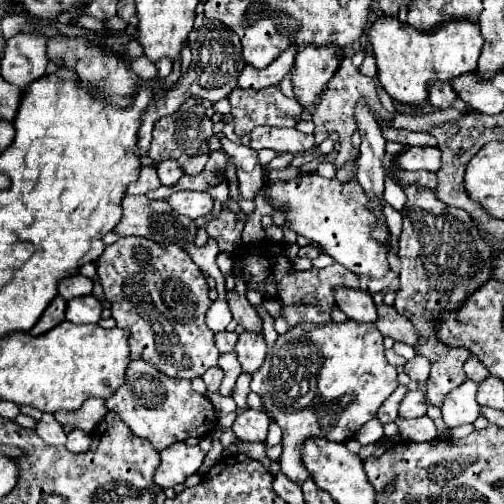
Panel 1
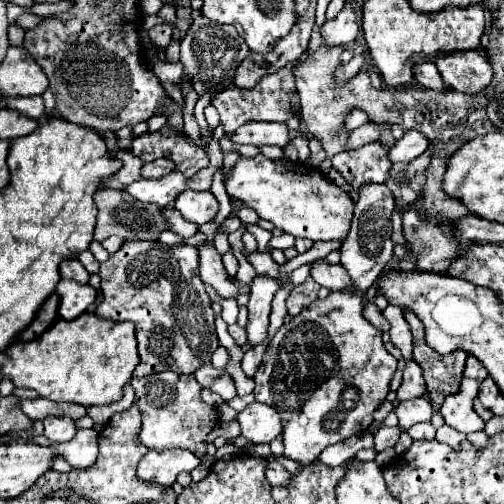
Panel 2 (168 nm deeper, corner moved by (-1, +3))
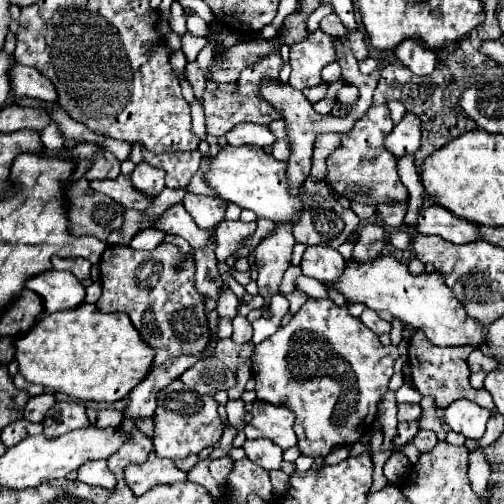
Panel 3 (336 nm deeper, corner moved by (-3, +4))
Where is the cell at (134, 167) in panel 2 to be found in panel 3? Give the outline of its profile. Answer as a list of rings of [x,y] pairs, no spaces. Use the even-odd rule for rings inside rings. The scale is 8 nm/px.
[[[105,151],[105,153],[97,155],[93,167],[85,173],[85,179],[87,181],[95,181],[95,179],[115,179],[115,177],[121,175],[119,165],[121,165],[121,161],[113,153]]]

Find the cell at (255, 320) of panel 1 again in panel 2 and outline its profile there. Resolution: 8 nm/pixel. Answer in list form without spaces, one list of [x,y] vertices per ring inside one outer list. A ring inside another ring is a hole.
[[[203,242],[201,246],[197,246],[197,250],[199,250],[199,276],[201,276],[201,280],[205,284],[211,284],[221,298],[235,298],[239,294],[239,290],[229,280],[229,274],[225,272],[221,256],[215,250],[215,246],[211,246],[209,242]]]

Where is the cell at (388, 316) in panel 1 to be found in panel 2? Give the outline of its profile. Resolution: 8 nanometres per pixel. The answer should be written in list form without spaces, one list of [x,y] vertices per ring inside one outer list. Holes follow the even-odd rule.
[[[373,302],[365,304],[365,308],[363,308],[363,316],[365,316],[375,328],[379,328],[379,330],[383,330],[383,332],[387,332],[387,330],[391,328],[389,322],[385,320],[385,316],[379,312],[379,308],[377,308]]]

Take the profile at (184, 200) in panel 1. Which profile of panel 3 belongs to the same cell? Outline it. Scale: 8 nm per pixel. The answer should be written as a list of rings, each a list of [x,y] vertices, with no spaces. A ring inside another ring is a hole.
[[[187,193],[187,197],[183,199],[183,205],[189,211],[189,215],[195,219],[195,223],[201,229],[209,229],[209,231],[223,221],[223,215],[227,209],[227,201],[219,197],[205,197],[195,193]]]

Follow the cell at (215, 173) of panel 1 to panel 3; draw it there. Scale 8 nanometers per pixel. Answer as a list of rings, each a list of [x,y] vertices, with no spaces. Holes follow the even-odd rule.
[[[121,175],[117,179],[107,179],[107,181],[91,181],[91,187],[95,191],[107,193],[111,199],[119,201],[125,207],[133,207],[139,211],[145,211],[153,203],[153,197],[143,197],[143,193],[139,193],[139,189],[131,185],[129,175]]]

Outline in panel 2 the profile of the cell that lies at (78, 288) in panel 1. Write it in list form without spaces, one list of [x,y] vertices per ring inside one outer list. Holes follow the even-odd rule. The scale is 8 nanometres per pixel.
[[[77,258],[63,260],[59,264],[59,274],[61,274],[61,278],[73,278],[79,284],[87,284],[89,282],[89,272],[83,268],[83,264]]]

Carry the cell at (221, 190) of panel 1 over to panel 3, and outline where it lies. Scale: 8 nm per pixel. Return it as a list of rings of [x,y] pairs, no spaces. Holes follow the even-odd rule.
[[[185,33],[185,37],[181,39],[183,41],[183,53],[185,53],[185,57],[187,57],[187,61],[195,61],[197,59],[197,55],[199,55],[199,51],[205,47],[205,39],[203,37],[193,37],[193,35],[189,35],[189,33]]]

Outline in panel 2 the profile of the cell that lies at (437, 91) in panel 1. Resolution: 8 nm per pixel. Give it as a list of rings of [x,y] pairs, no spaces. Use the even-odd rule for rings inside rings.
[[[423,62],[413,66],[413,76],[415,80],[423,86],[423,88],[431,88],[431,90],[445,90],[445,84],[441,80],[441,74],[437,70],[437,66],[433,62]]]

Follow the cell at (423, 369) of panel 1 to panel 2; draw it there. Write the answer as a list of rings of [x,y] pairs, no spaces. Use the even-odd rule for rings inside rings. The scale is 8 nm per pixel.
[[[409,360],[405,364],[405,370],[403,370],[403,382],[397,390],[397,398],[409,400],[409,398],[425,396],[425,394],[427,394],[427,388],[425,388],[425,380],[421,376],[421,368],[417,366],[417,362]]]

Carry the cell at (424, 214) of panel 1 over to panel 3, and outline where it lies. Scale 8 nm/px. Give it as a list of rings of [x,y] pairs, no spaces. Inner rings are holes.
[[[415,331],[409,341],[409,363],[411,363],[411,379],[415,389],[421,395],[433,395],[437,407],[445,409],[451,405],[451,401],[457,399],[469,399],[473,403],[491,411],[495,411],[495,405],[491,401],[491,395],[485,393],[485,389],[473,389],[469,383],[469,367],[467,367],[467,355],[471,353],[471,347],[435,347],[425,333]]]

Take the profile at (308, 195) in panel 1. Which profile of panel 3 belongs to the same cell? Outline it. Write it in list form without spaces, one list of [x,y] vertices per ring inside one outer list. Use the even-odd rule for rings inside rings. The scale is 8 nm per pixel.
[[[225,145],[217,157],[211,159],[211,169],[207,173],[207,183],[217,191],[217,195],[229,203],[235,203],[239,205],[241,209],[249,209],[253,211],[259,219],[271,219],[275,223],[283,223],[283,221],[299,221],[299,213],[303,211],[303,195],[305,195],[305,189],[301,185],[299,193],[297,195],[291,195],[289,191],[289,185],[287,185],[287,163],[285,161],[277,161],[273,155],[267,155],[263,149],[259,147],[251,147],[251,145],[245,145],[245,147],[231,147],[231,145]]]

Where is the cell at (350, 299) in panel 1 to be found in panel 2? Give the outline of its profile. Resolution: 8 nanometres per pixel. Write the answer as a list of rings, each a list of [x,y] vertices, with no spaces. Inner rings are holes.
[[[323,258],[311,264],[311,278],[319,286],[327,286],[329,290],[345,290],[351,284],[351,278],[341,264],[329,264]]]

